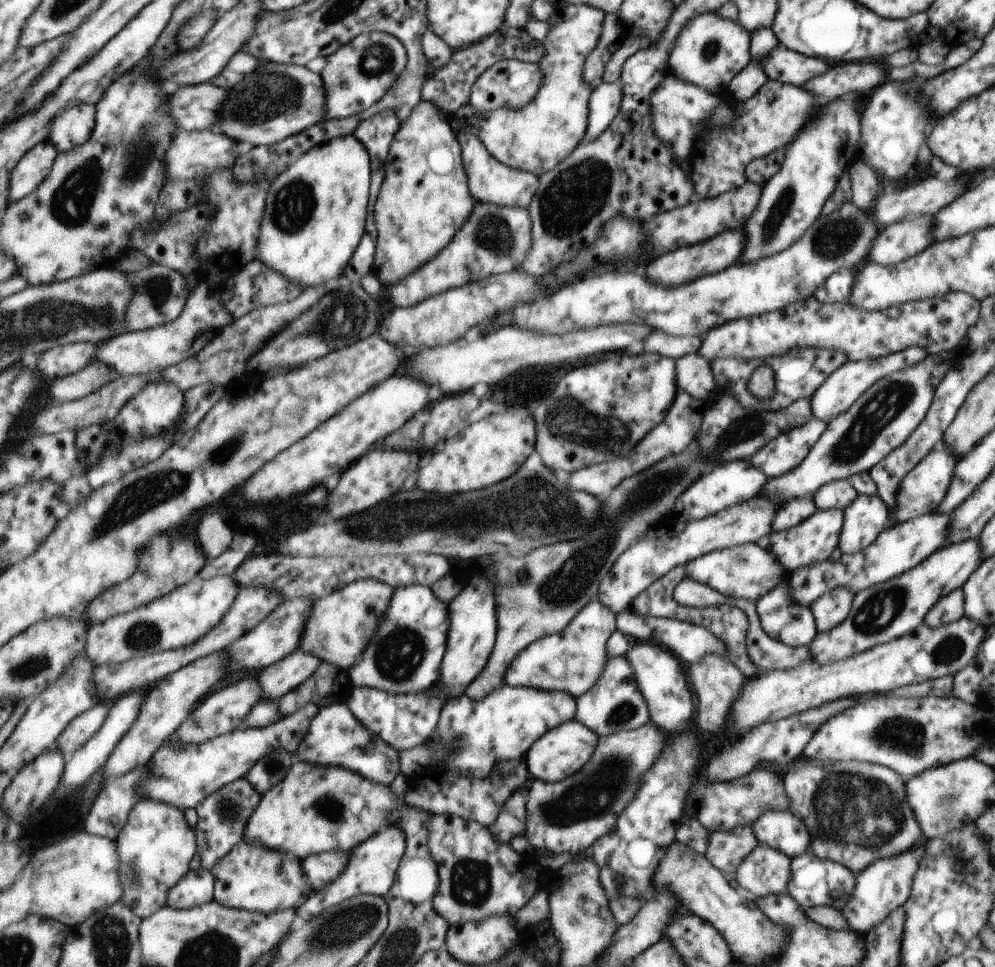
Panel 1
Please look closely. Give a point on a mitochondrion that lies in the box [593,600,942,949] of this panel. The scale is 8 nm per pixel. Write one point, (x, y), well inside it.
(846, 806)

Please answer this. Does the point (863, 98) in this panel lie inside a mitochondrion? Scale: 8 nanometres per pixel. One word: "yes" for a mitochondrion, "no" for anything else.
no

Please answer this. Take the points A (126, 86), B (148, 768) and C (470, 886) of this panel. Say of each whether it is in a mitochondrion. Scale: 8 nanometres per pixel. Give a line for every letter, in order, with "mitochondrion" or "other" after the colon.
A: other
B: other
C: mitochondrion

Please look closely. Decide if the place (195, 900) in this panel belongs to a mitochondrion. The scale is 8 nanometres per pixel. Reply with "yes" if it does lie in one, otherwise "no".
no

